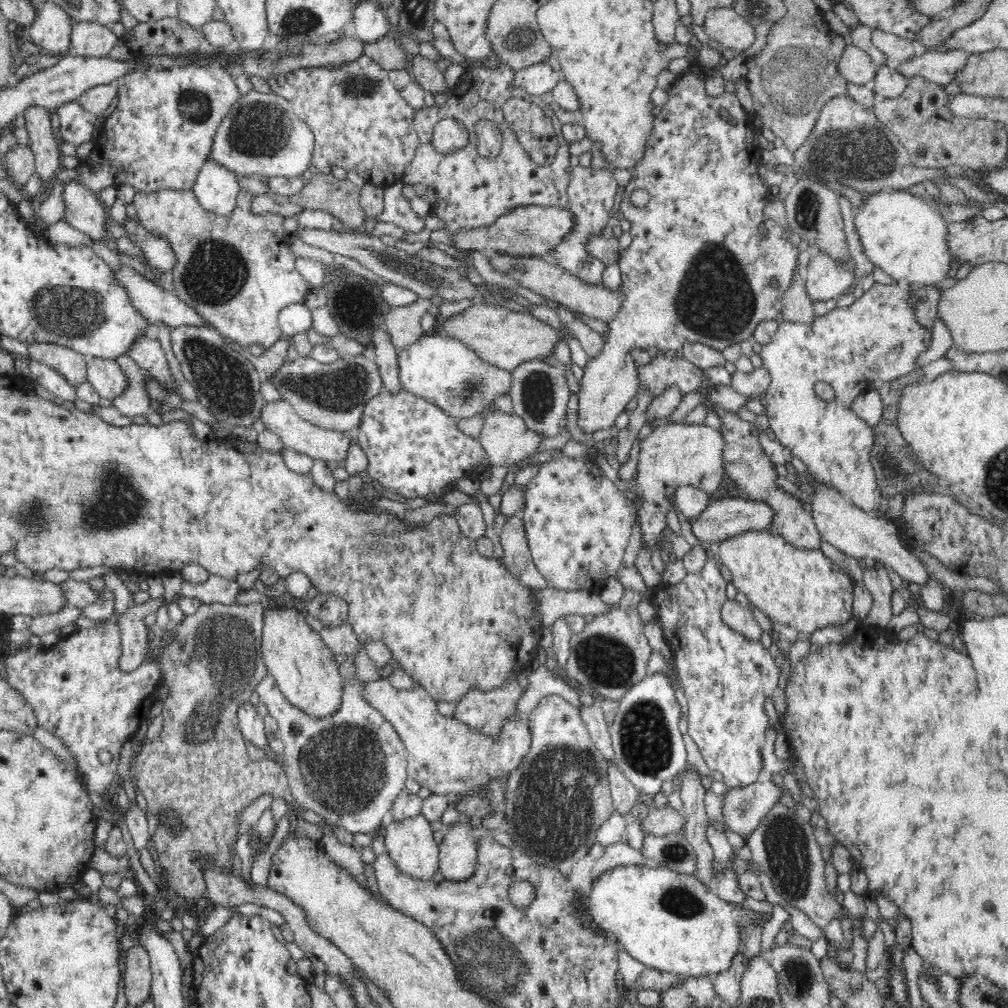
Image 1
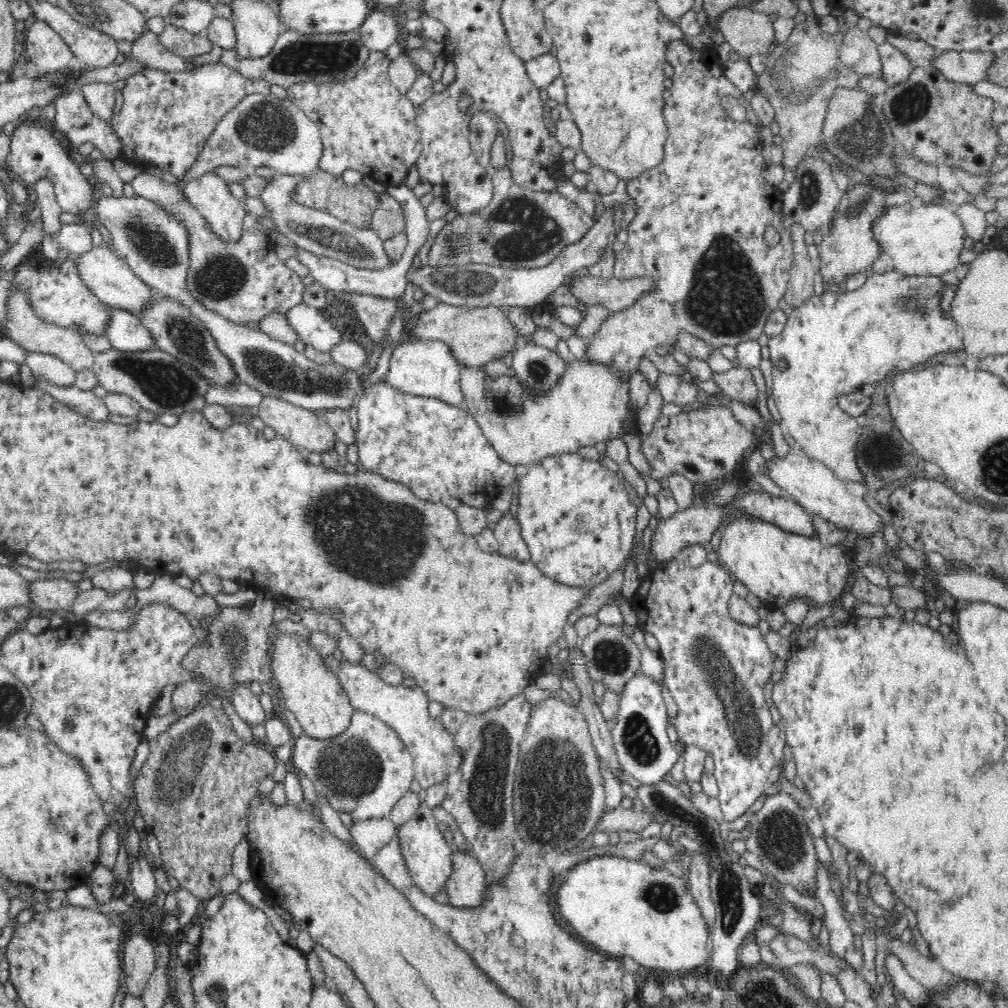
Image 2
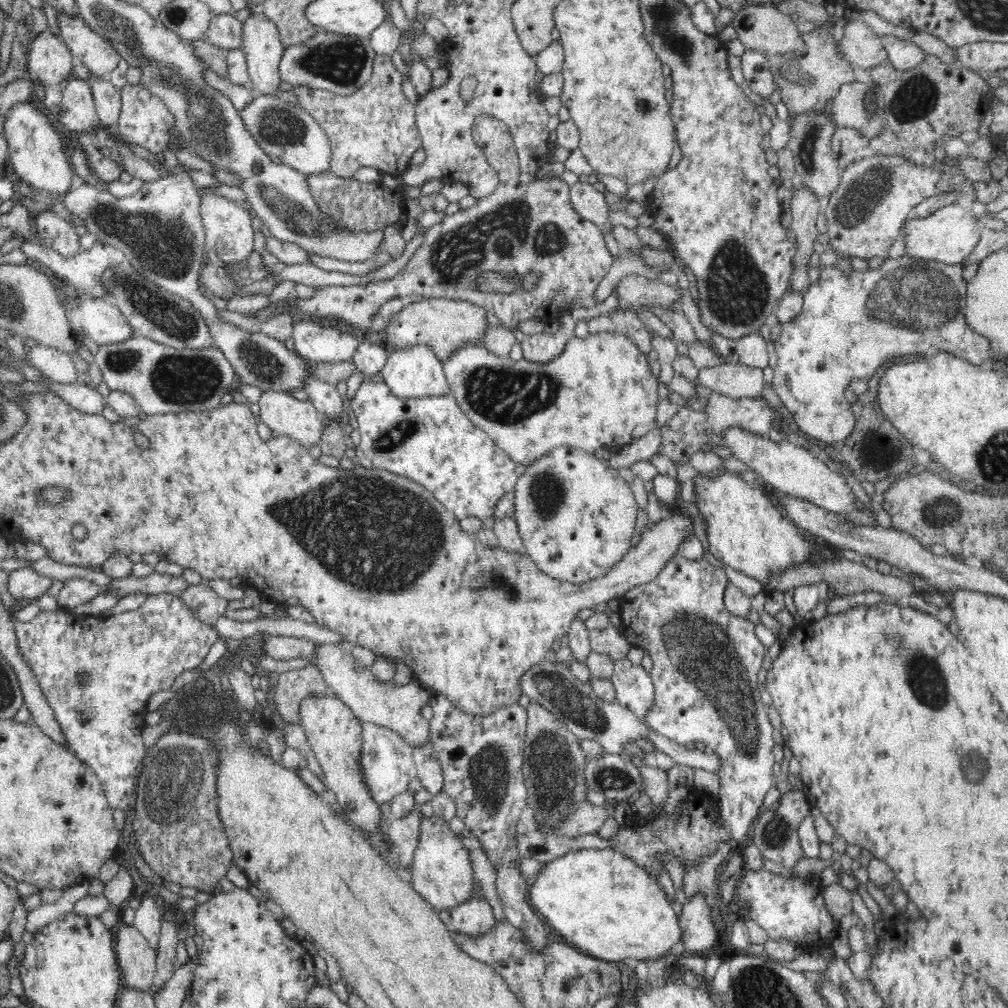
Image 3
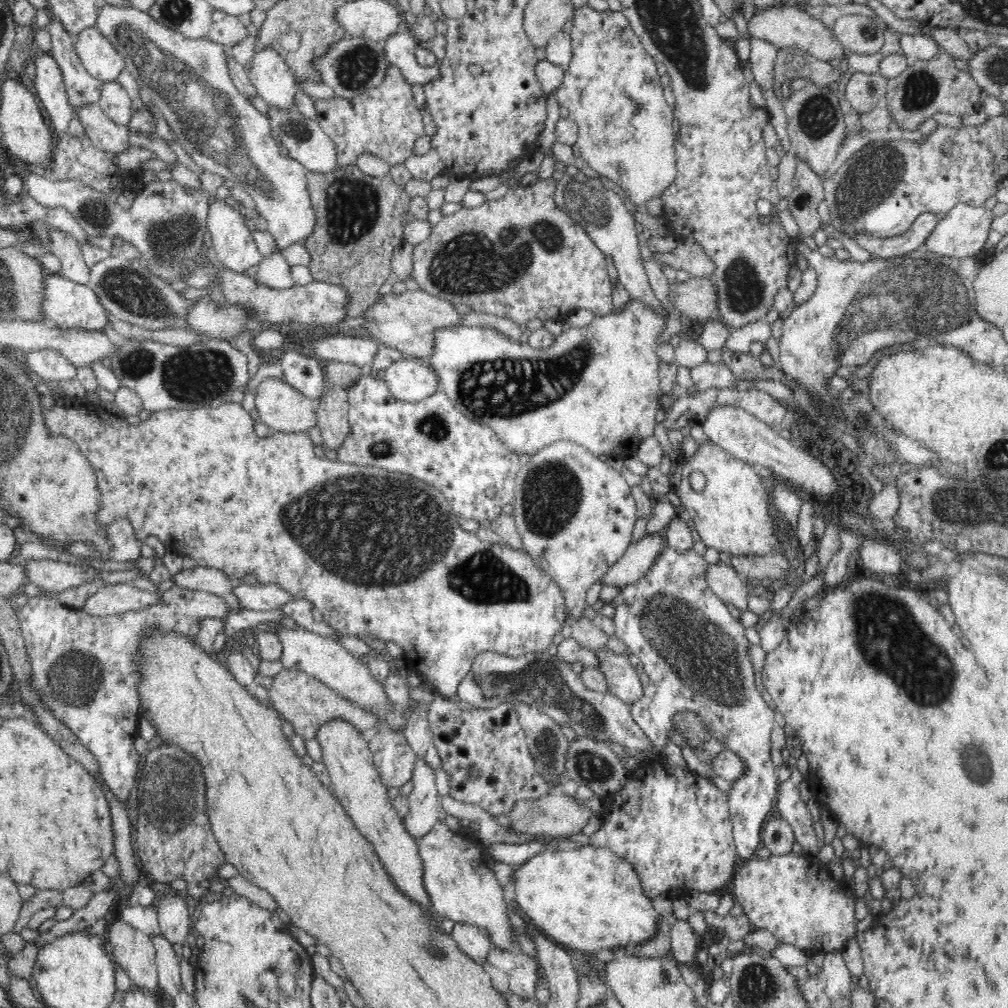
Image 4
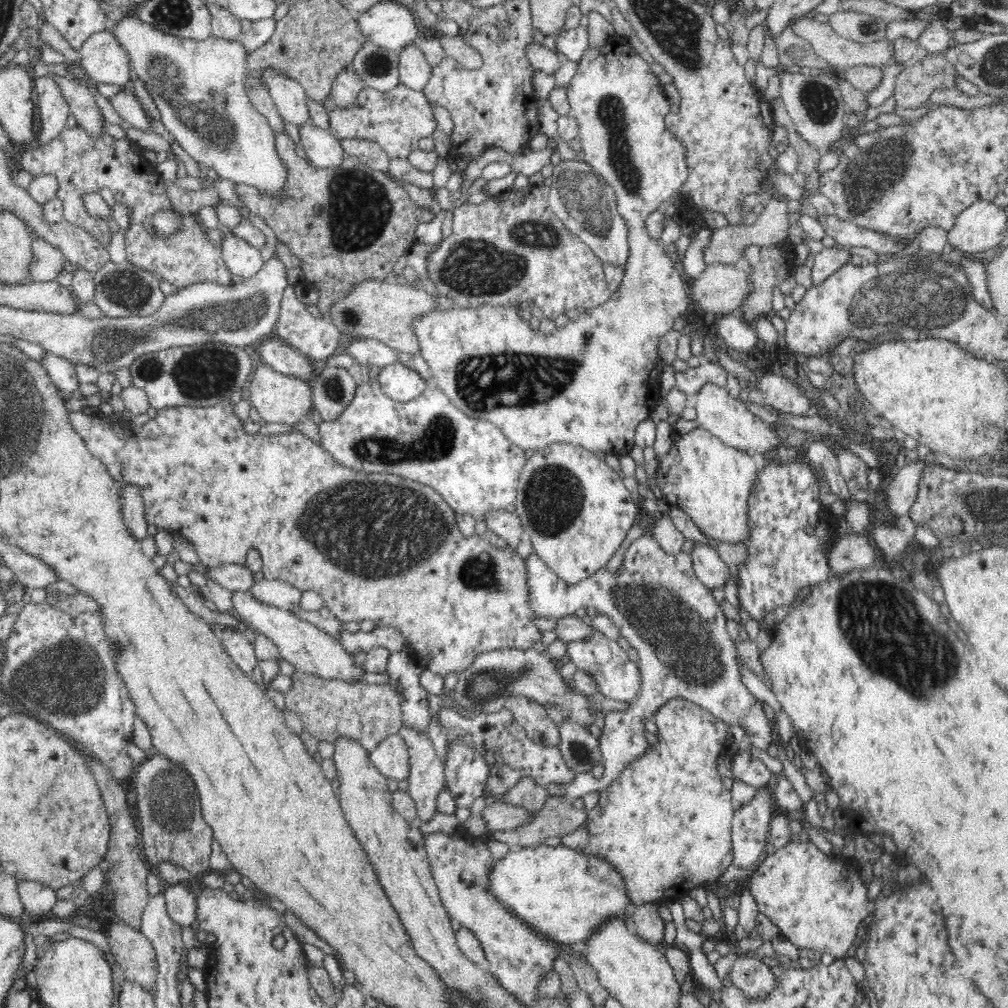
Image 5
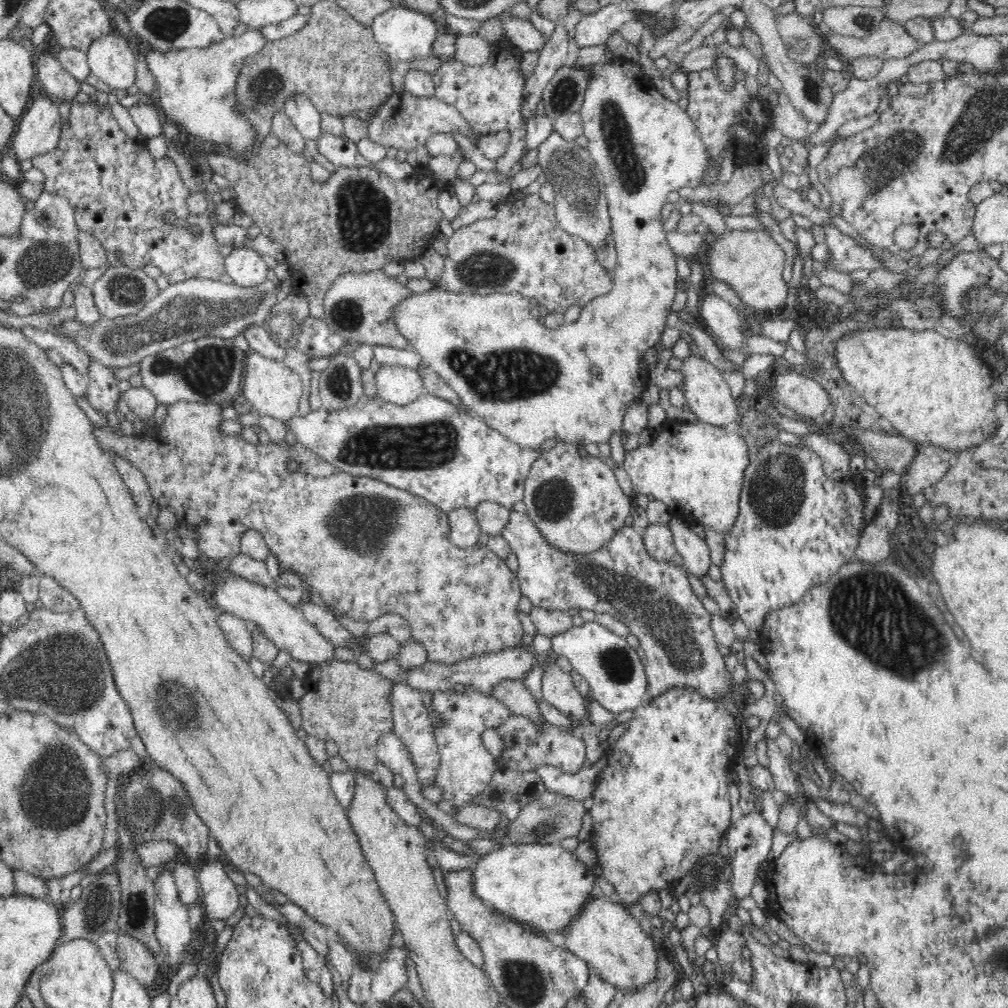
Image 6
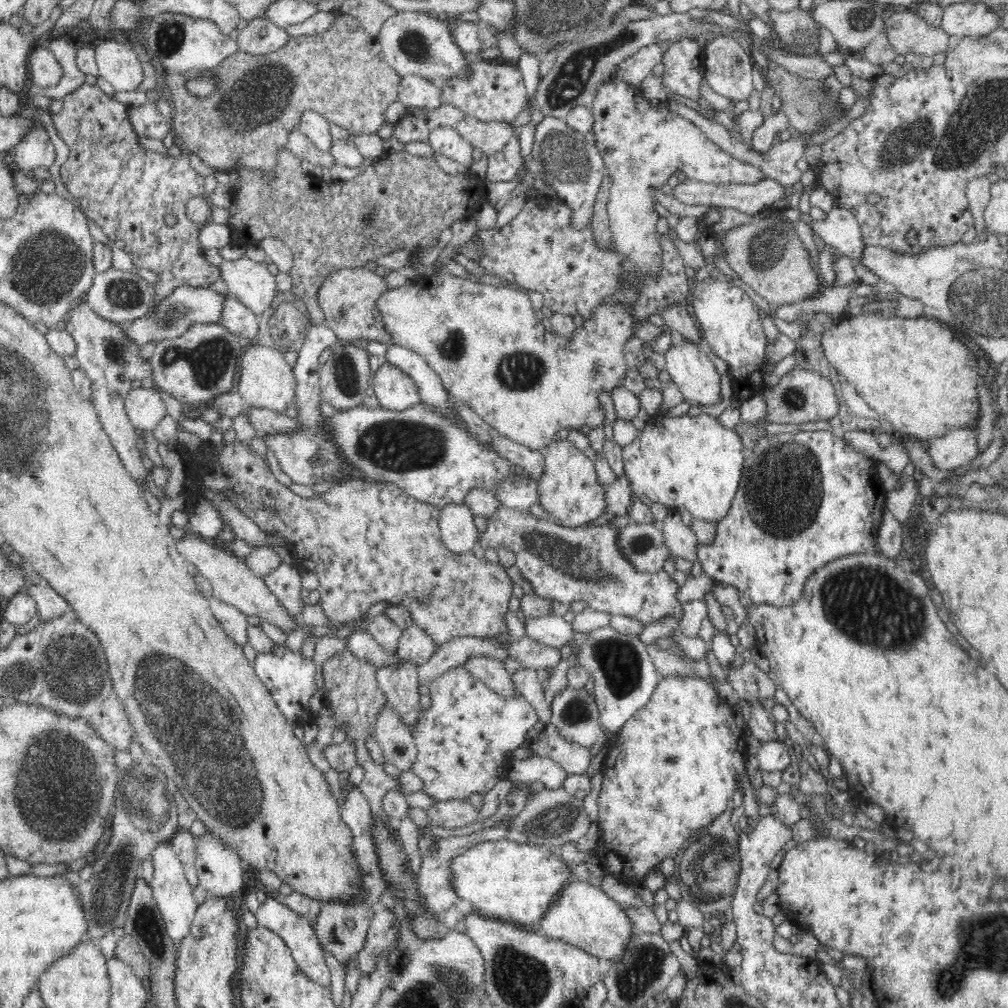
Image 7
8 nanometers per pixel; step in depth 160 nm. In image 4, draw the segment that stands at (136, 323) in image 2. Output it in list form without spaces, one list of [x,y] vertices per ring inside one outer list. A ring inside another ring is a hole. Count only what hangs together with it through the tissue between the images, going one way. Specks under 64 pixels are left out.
[[[48,274],[43,280],[43,299],[41,306],[43,315],[51,323],[66,329],[86,329],[88,331],[104,331],[112,319],[109,312],[101,305],[97,294],[88,286],[78,284],[62,274]]]

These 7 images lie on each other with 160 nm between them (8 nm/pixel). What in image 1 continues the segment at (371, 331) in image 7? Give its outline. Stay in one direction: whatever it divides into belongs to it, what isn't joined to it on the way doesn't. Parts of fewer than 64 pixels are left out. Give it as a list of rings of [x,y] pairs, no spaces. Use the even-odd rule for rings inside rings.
[[[475,301],[460,313],[439,319],[435,334],[448,335],[463,342],[486,364],[512,372],[521,362],[550,356],[554,344],[562,340],[559,332],[538,320],[530,313],[520,313],[508,308]]]

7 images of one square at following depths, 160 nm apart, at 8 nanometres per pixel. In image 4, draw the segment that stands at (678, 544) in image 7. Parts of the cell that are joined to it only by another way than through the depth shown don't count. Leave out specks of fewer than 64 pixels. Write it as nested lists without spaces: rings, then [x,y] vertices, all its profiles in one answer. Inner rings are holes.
[[[722,561],[710,564],[706,572],[706,581],[721,601],[734,604],[740,611],[747,610],[748,596],[751,593],[746,582],[731,566]]]

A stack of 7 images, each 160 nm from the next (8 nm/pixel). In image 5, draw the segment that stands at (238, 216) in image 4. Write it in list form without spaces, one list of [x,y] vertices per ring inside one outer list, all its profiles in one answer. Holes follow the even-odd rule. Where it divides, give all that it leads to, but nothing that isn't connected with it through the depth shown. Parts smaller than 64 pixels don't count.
[[[231,232],[221,244],[221,256],[231,274],[248,279],[260,272],[262,264],[261,250],[252,247],[249,242],[238,238]]]

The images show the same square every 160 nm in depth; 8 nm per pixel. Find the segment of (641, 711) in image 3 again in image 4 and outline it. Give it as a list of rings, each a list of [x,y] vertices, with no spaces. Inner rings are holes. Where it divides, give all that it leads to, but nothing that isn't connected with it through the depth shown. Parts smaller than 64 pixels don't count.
[[[606,645],[595,650],[608,692],[632,706],[643,695],[640,668],[628,654],[617,654]]]

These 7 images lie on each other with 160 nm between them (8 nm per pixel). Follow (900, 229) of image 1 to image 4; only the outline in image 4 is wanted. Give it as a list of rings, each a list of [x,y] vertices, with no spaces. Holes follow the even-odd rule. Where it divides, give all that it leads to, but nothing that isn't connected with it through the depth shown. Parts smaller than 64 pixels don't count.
[[[958,203],[952,210],[942,215],[931,236],[928,236],[924,247],[928,251],[950,258],[966,258],[977,254],[988,240],[988,232],[994,220],[992,209],[982,206]]]

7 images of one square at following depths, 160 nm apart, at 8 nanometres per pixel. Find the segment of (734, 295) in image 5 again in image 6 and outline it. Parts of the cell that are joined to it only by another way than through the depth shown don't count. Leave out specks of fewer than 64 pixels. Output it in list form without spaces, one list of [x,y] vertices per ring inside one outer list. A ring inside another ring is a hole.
[[[731,230],[724,232],[721,238],[712,240],[710,245],[710,255],[704,262],[710,268],[713,280],[718,279],[729,284],[744,306],[752,306],[763,315],[780,311],[788,296],[788,283],[782,277],[786,256],[768,231]]]

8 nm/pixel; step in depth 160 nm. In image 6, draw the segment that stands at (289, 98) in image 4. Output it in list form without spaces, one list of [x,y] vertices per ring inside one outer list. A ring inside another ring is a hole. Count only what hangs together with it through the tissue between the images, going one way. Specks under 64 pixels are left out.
[[[306,95],[291,97],[283,107],[300,134],[308,140],[318,140],[323,130],[320,127],[320,114]]]

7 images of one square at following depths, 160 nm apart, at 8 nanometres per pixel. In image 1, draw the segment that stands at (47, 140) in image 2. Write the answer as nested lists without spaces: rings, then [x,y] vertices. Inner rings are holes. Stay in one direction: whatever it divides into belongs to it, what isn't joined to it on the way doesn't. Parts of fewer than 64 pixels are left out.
[[[16,143],[2,159],[7,177],[22,188],[35,172],[35,158],[30,144]],[[68,181],[63,186],[65,220],[77,231],[85,232],[93,240],[102,242],[106,234],[106,208],[99,194],[76,181]]]

